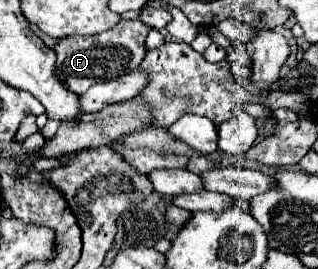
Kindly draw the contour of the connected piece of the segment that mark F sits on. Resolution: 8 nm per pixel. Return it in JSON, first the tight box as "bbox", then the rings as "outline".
{"bbox":[51,21,151,95],"outline":[[[121,21],[115,27],[97,33],[97,35],[69,35],[59,39],[51,49],[57,55],[55,61],[55,75],[61,79],[61,83],[81,95],[81,91],[87,91],[93,83],[117,79],[117,75],[125,75],[129,71],[135,71],[145,57],[145,39],[151,29],[145,27],[141,21]]]}

